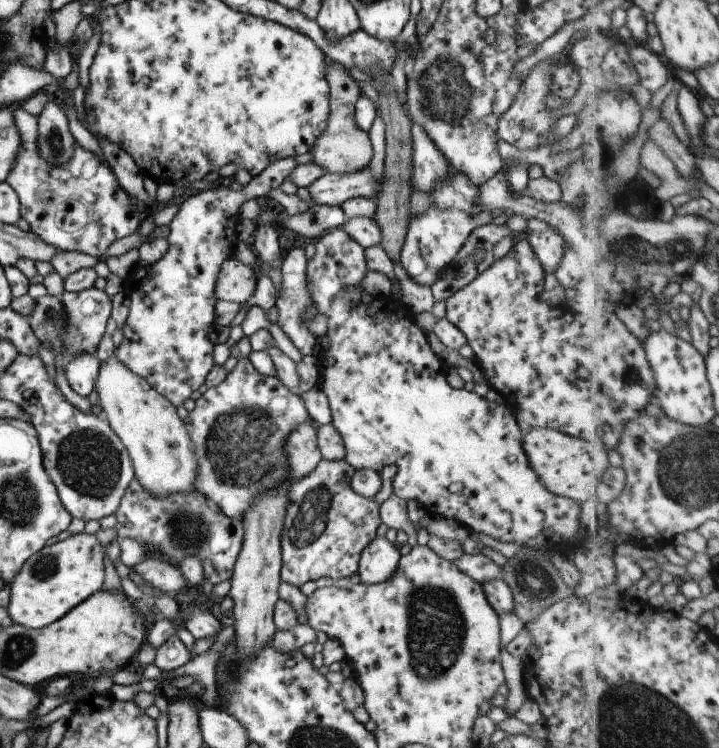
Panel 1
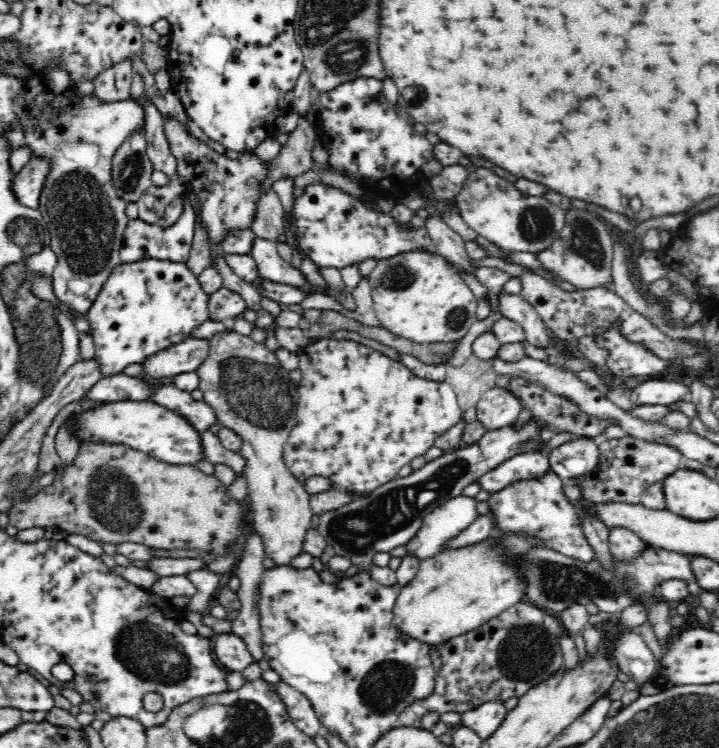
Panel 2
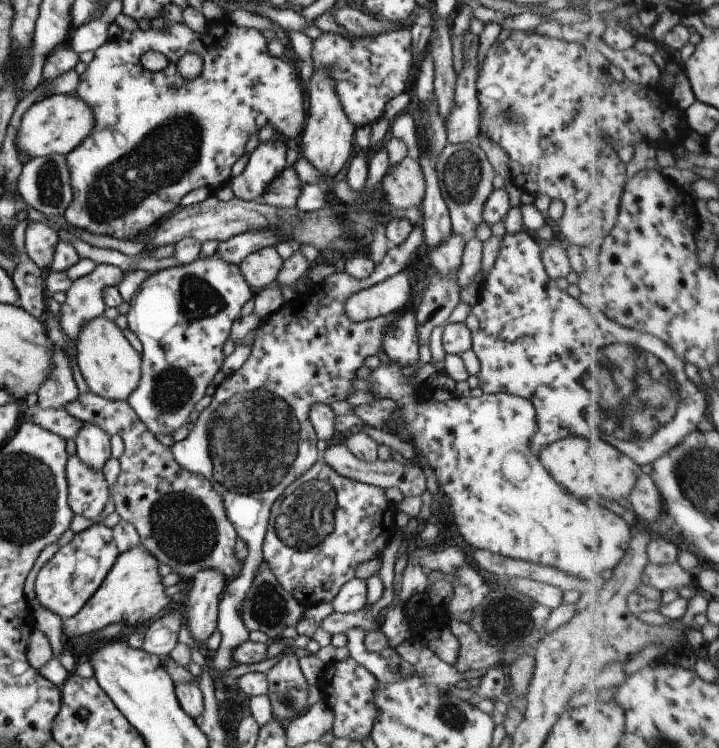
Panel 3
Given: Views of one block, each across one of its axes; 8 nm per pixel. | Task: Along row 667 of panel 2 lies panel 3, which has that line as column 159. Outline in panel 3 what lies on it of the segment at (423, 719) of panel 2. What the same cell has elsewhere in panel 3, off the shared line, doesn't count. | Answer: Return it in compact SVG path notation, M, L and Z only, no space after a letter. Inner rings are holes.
M87 392L79 394L74 402L68 402L64 409L84 423L100 426L110 436L117 434L122 438L125 449L119 458L120 473L113 487L115 511L121 520L134 525L140 535L140 544L145 550L148 550L159 563L170 566L180 577L192 578L198 570L204 568L220 570L226 578L240 574L244 560L236 557L238 533L226 516L222 496L214 490L209 480L198 473L188 472L178 464L171 448L163 445L155 434L146 428L128 401L109 400Z

